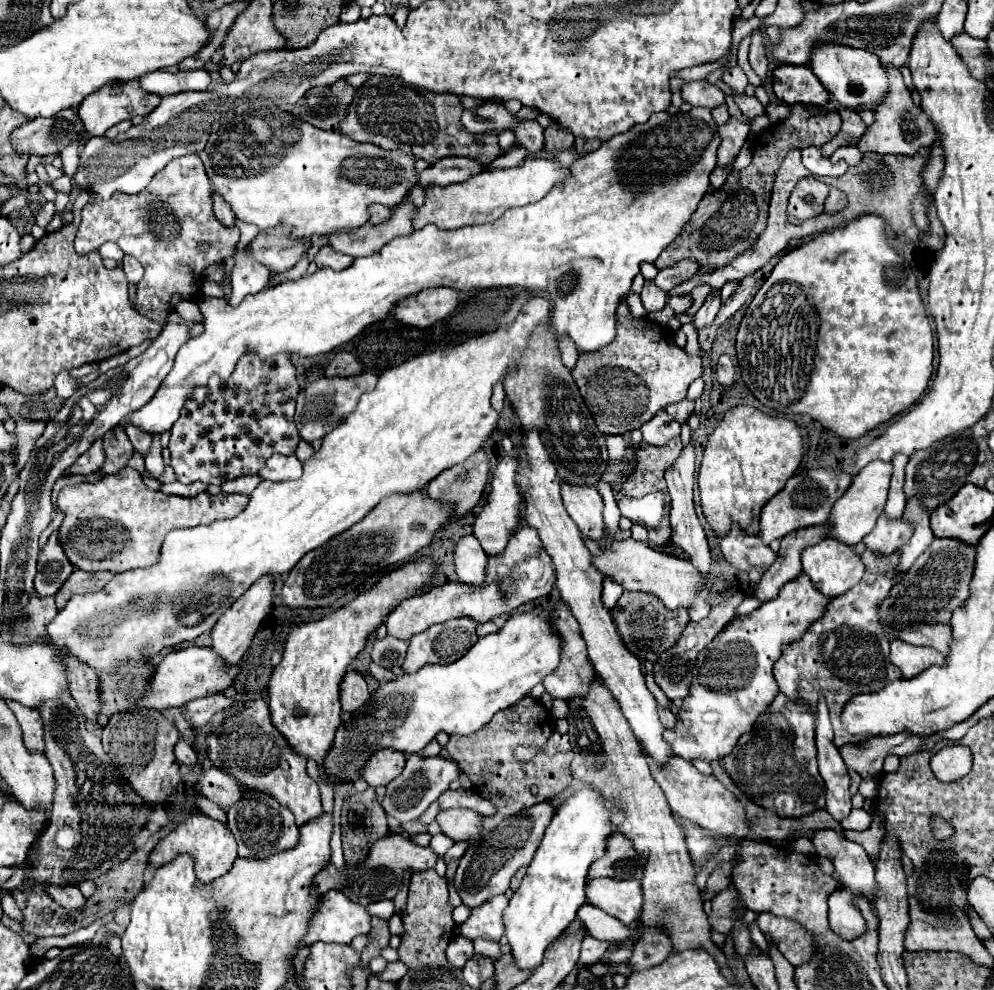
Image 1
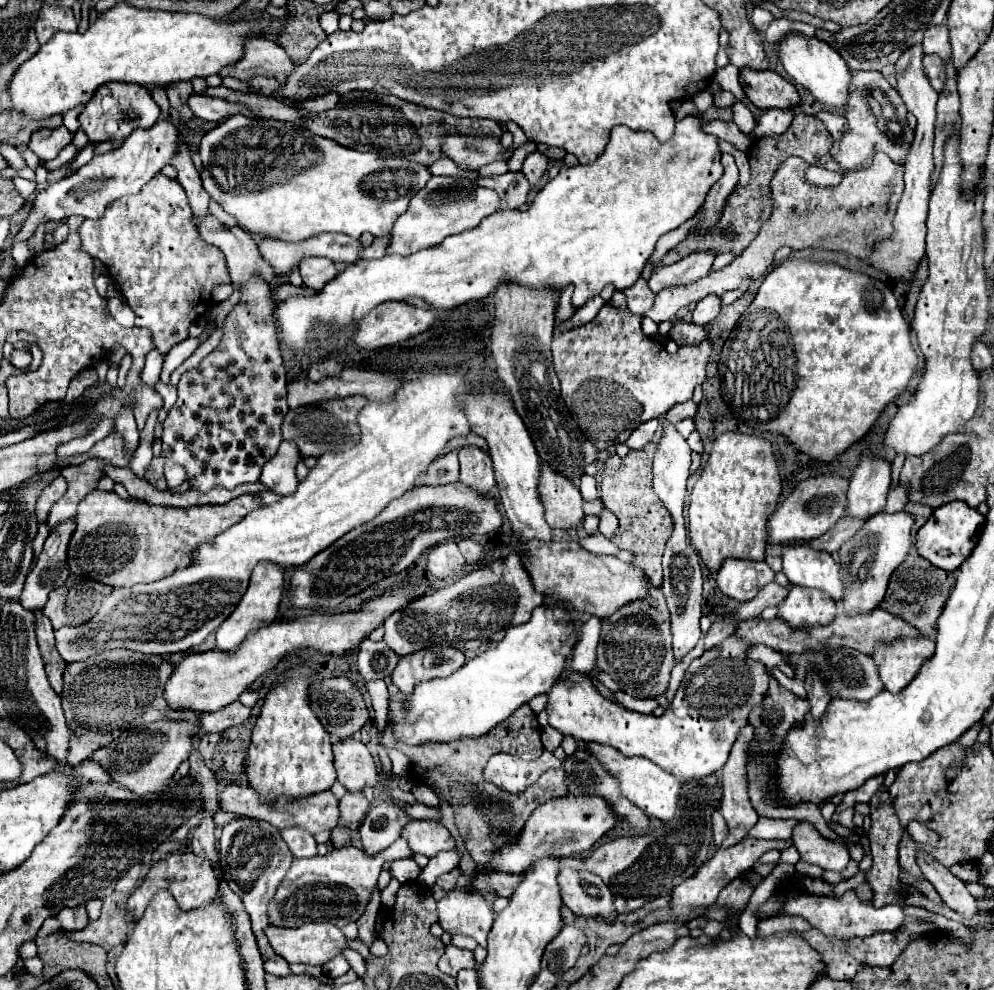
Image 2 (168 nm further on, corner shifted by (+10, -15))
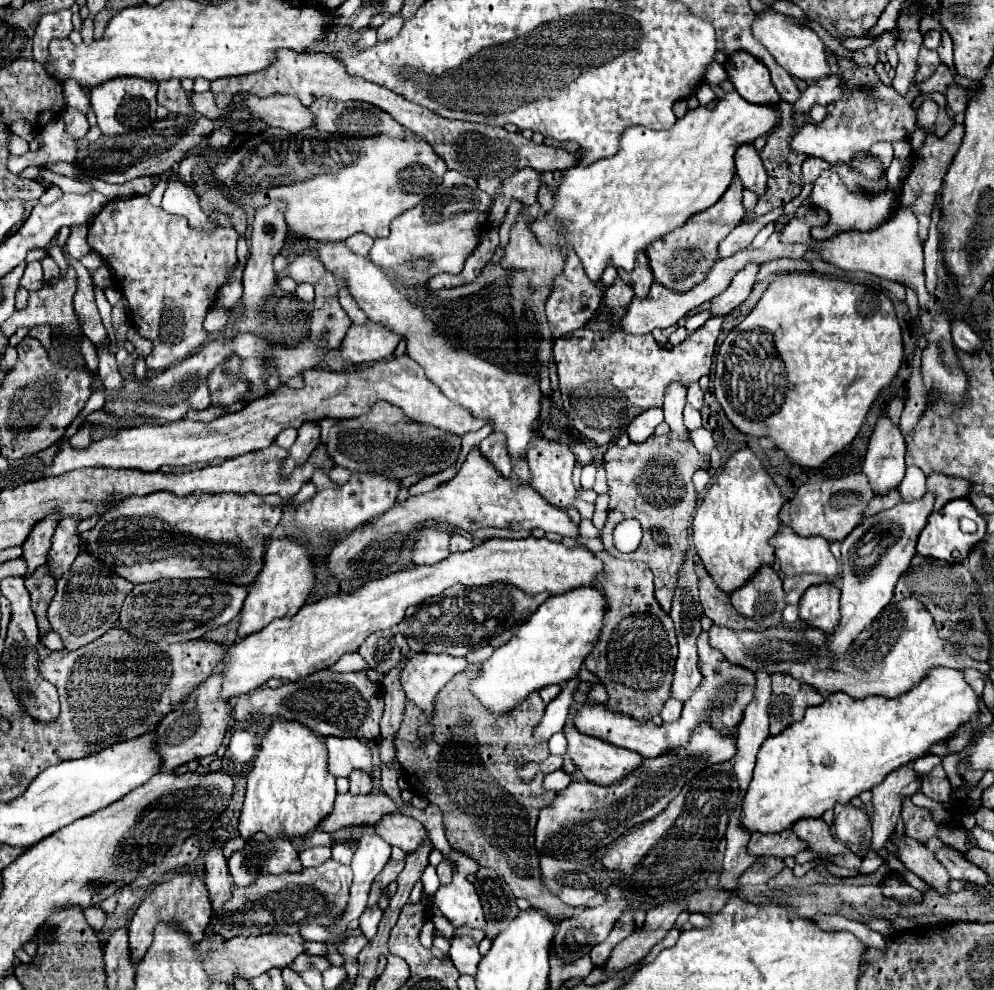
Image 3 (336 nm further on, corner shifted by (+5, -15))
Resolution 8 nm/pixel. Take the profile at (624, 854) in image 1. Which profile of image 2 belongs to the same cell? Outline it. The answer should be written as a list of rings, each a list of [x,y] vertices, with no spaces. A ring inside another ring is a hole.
[[[716,774],[702,780],[690,780],[682,786],[678,814],[672,822],[644,836],[618,838],[600,844],[584,858],[582,866],[604,880],[614,896],[638,898],[638,896],[660,896],[672,890],[682,880],[690,878],[706,860],[712,846],[712,824],[710,814],[720,804],[722,784]]]

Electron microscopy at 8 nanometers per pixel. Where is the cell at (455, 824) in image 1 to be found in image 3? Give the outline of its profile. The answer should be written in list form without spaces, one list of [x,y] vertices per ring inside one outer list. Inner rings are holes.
[[[391,812],[391,816],[383,816],[383,820],[377,820],[377,824],[373,828],[391,846],[399,846],[407,854],[415,852],[417,846],[425,838],[429,838],[427,830],[415,818],[407,818],[399,812]]]

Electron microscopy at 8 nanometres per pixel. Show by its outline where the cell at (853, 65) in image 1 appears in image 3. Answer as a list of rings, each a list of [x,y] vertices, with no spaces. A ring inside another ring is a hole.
[[[767,8],[765,12],[757,14],[753,24],[751,24],[751,32],[755,36],[757,42],[761,42],[769,54],[793,76],[793,78],[801,78],[805,82],[815,82],[821,78],[827,78],[831,74],[829,64],[827,64],[827,48],[823,46],[823,42],[819,40],[819,36],[803,24],[797,24],[791,18],[783,18],[783,14]]]

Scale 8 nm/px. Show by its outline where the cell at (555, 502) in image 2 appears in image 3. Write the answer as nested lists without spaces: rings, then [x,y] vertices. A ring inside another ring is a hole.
[[[535,436],[535,440],[527,446],[527,462],[529,462],[529,470],[533,474],[531,486],[551,504],[559,506],[559,508],[567,508],[573,504],[577,490],[571,482],[571,474],[575,468],[575,454],[571,452],[571,448],[567,444],[561,442],[551,442],[543,436]]]

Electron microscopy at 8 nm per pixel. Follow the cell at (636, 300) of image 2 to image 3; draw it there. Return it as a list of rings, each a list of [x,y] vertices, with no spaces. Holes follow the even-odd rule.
[[[639,252],[637,260],[635,260],[635,268],[631,270],[629,274],[629,284],[633,286],[635,290],[635,296],[647,296],[651,284],[653,284],[653,274],[651,274],[651,268],[647,264],[647,256],[645,252]]]

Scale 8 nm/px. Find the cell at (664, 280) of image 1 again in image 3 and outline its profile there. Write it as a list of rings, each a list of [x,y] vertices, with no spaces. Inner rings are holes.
[[[775,208],[775,210],[771,210],[771,212],[767,212],[767,214],[759,216],[759,218],[753,218],[751,222],[739,224],[739,226],[719,244],[719,258],[729,258],[731,254],[747,248],[747,246],[753,242],[755,234],[757,234],[763,226],[767,226],[769,222],[775,222],[781,214],[783,214],[783,208]]]

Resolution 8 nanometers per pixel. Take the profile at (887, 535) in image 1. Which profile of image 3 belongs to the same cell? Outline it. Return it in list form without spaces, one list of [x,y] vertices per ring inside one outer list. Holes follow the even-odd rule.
[[[929,490],[915,502],[899,502],[895,508],[865,518],[841,542],[841,624],[827,636],[829,652],[843,654],[853,638],[891,602],[899,576],[909,568],[909,562],[915,556],[917,538],[933,512],[933,502],[935,494]]]

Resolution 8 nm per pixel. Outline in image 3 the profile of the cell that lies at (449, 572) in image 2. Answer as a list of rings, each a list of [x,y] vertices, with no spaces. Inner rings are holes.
[[[423,528],[415,540],[411,560],[415,564],[435,564],[447,558],[449,552],[449,534],[439,532],[437,528]]]

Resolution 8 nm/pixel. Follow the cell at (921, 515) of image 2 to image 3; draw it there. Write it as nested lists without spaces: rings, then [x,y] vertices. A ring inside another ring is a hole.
[[[931,472],[927,476],[927,488],[937,494],[935,510],[939,510],[949,500],[967,498],[967,492],[971,492],[971,482],[963,478],[949,478],[949,476],[939,476],[939,472]]]

